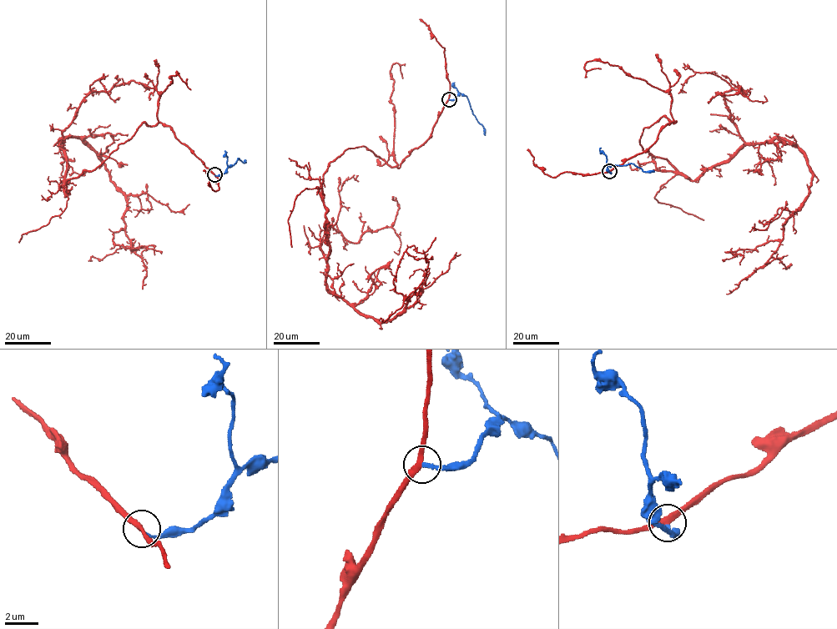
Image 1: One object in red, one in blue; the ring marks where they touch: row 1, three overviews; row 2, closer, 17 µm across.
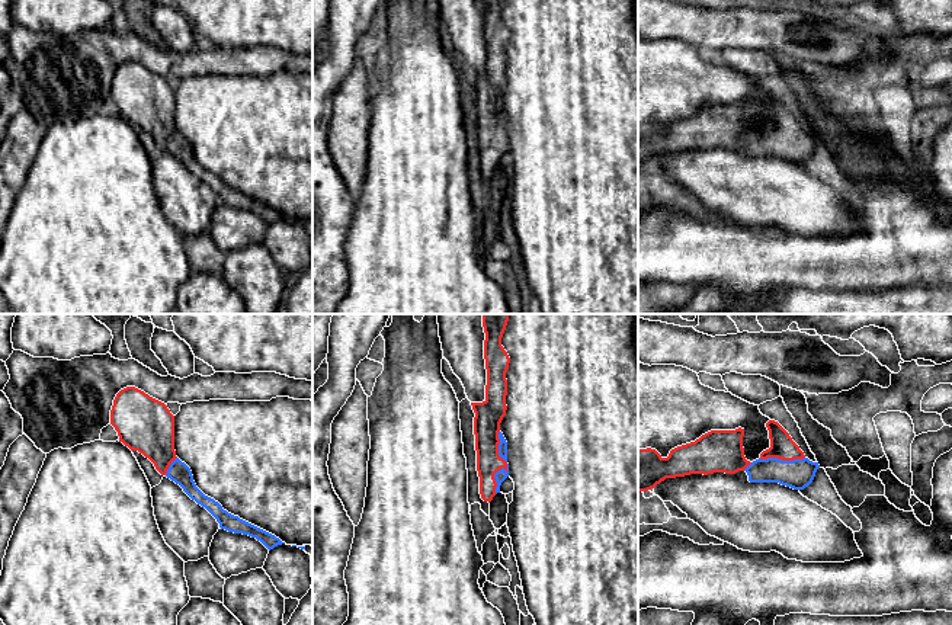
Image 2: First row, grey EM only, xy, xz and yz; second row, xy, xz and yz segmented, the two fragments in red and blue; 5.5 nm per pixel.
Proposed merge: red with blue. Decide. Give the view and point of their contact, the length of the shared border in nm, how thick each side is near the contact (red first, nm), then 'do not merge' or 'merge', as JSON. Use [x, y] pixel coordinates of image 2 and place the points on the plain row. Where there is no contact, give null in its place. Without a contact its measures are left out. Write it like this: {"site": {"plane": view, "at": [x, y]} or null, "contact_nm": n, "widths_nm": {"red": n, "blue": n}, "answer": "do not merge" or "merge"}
{"site": {"plane": "xz", "at": [506, 138]}, "contact_nm": 360, "widths_nm": {"red": 140, "blue": 70}, "answer": "merge"}

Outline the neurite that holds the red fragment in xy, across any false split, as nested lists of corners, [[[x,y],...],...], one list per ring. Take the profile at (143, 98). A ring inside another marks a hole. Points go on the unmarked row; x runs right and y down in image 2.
[[[126,61],[113,74],[110,99],[118,106],[119,116],[148,132],[161,150],[179,158],[192,174],[205,182],[221,203],[256,212],[269,225],[285,218],[275,209],[228,188],[196,161],[190,142],[176,131],[174,90],[164,77],[135,61]]]

